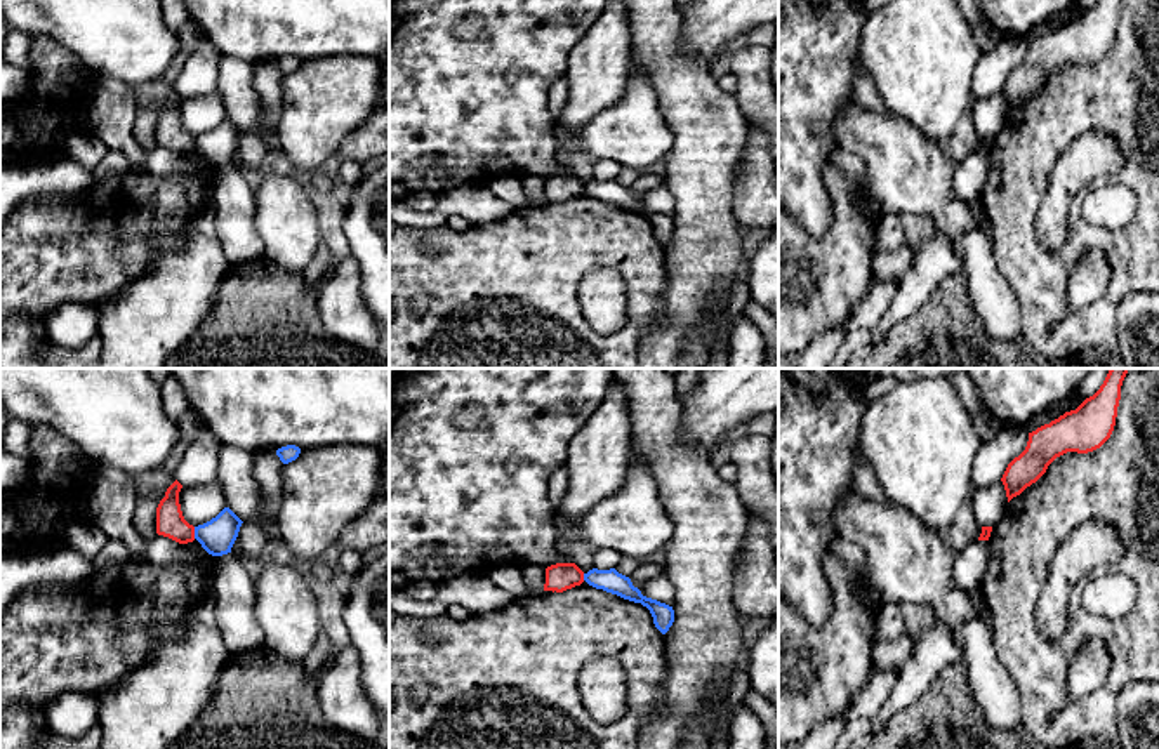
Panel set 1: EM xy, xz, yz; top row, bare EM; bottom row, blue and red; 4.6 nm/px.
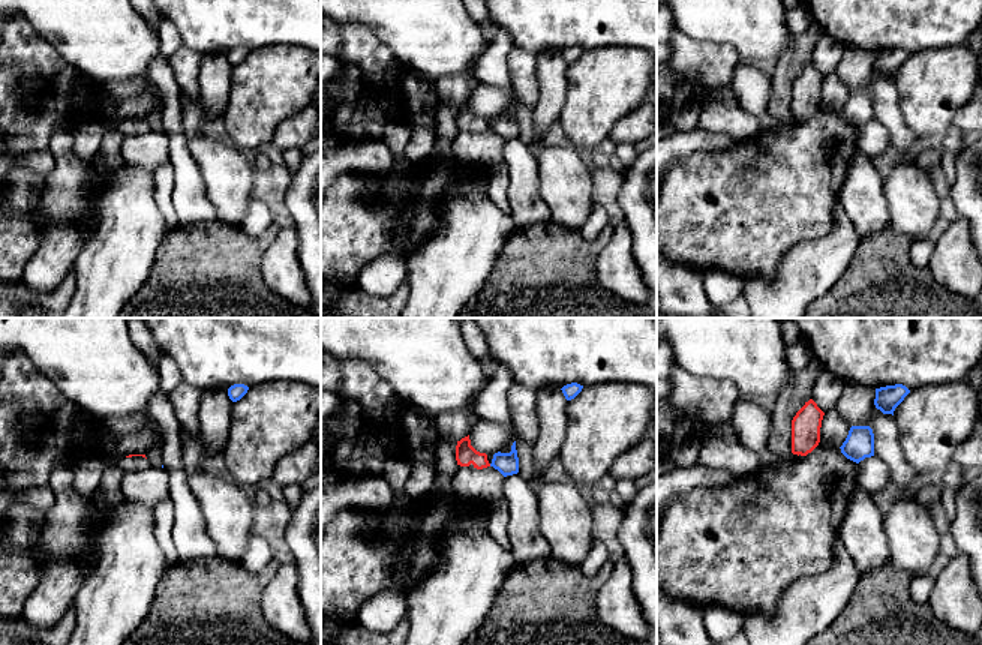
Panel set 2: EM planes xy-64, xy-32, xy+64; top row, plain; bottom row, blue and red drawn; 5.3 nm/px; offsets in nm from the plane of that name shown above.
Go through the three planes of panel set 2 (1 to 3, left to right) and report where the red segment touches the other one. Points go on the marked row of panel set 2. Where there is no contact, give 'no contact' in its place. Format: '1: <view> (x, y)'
1: no contact
2: no contact
3: no contact

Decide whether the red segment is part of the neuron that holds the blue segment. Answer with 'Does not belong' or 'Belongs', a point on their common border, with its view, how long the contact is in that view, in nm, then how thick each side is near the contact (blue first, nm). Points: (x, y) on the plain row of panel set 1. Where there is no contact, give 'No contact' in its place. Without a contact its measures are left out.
Does not belong. Touches blue at xy (195, 143). Shared border 60 nm. Thickness 160 nm (blue) against 130 nm

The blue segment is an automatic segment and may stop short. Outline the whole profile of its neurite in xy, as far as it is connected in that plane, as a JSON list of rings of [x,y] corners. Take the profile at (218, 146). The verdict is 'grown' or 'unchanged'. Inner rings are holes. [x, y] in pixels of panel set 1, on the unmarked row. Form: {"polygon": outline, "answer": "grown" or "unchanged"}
{"polygon": [[[224,118],[210,132],[195,137],[195,149],[209,165],[222,167],[231,163],[242,134],[243,132],[229,118]]], "answer": "unchanged"}

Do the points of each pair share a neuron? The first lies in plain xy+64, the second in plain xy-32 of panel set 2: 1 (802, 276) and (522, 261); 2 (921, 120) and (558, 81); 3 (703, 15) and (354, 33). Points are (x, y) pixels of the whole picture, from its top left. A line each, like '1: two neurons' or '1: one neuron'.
1: two neurons
2: two neurons
3: two neurons

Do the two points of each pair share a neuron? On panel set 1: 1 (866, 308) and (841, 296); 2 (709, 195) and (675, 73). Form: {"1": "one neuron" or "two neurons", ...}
{"1": "two neurons", "2": "one neuron"}

